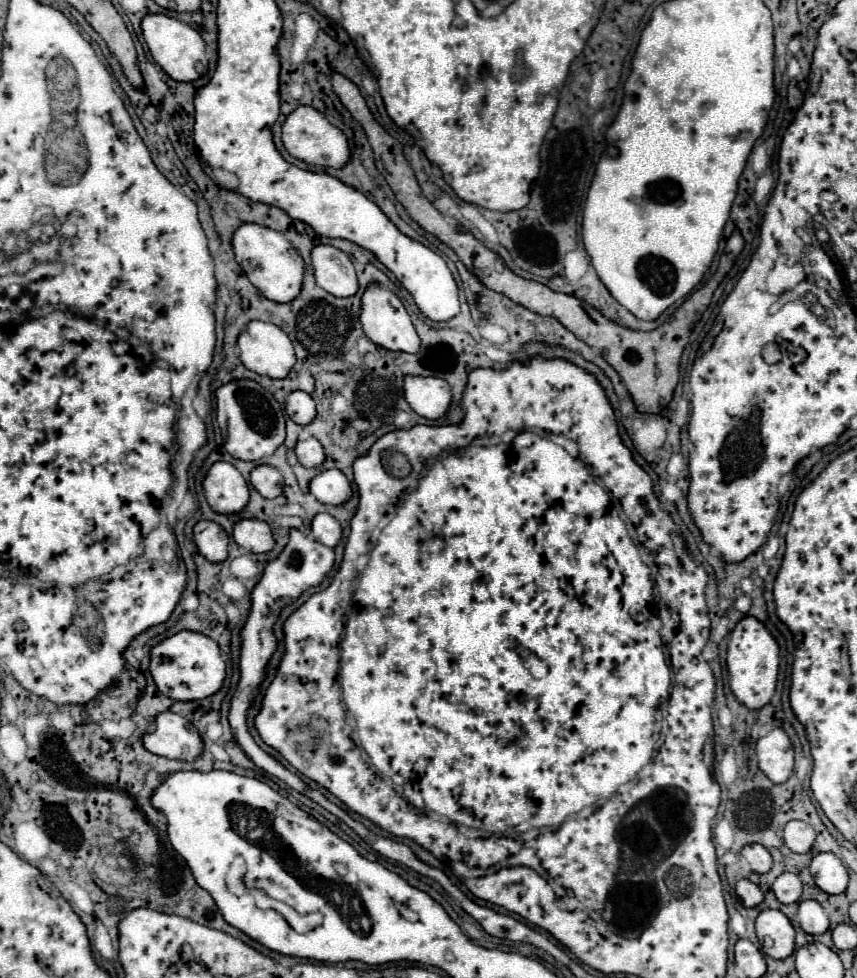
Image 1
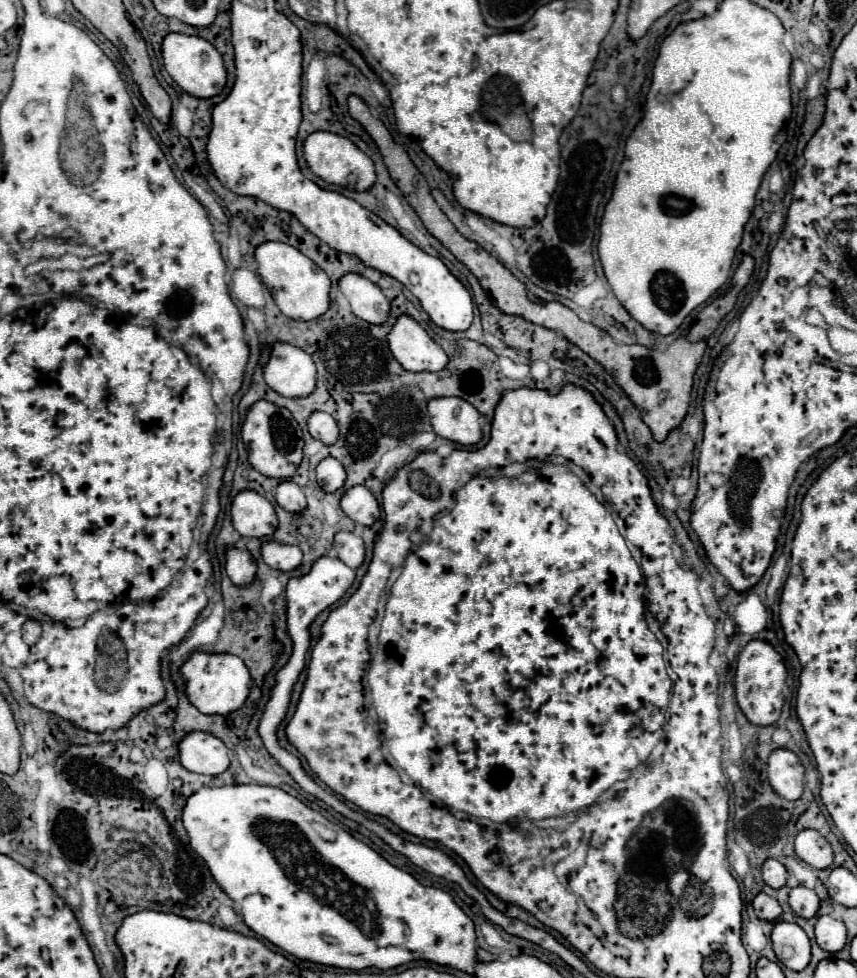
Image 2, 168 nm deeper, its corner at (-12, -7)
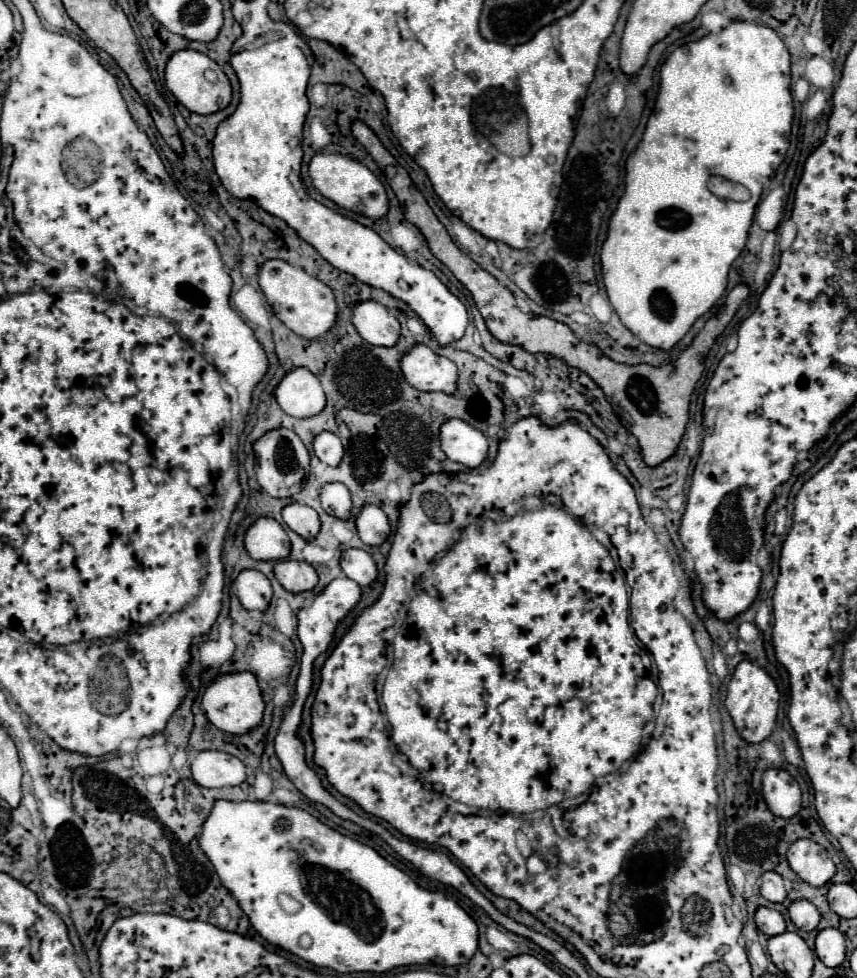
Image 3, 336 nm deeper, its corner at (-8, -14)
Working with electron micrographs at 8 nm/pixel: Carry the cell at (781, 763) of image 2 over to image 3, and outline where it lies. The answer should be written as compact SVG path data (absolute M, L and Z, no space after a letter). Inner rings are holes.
M766 770L762 778L762 794L772 814L792 818L800 810L800 786L786 770Z

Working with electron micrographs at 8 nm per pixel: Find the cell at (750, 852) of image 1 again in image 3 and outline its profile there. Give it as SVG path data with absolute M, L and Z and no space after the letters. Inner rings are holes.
M766 872L762 876L762 884L760 884L760 892L766 900L770 902L784 902L786 898L786 888L784 888L784 878L776 872Z

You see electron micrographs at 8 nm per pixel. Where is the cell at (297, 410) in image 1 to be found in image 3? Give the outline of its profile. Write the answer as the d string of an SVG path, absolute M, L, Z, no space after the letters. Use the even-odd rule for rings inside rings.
M322 432L314 440L314 452L316 452L316 456L324 464L328 464L328 466L340 466L344 448L342 448L342 442L340 442L340 438L336 434Z

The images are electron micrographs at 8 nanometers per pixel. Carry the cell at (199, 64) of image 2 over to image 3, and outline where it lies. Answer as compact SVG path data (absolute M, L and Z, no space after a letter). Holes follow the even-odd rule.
M180 50L168 60L168 64L166 64L166 86L190 112L202 114L202 116L224 110L232 102L232 86L230 86L230 80L226 78L226 74L222 72L222 68L212 58L208 58L206 54L200 54L194 50ZM208 68L212 68L218 74L216 84L212 84L204 78L204 72Z

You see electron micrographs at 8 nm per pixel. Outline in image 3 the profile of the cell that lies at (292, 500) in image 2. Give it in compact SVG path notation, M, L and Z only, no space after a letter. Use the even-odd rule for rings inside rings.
M288 504L282 510L282 518L288 524L288 528L298 536L302 536L304 540L312 540L320 532L320 516L310 506Z

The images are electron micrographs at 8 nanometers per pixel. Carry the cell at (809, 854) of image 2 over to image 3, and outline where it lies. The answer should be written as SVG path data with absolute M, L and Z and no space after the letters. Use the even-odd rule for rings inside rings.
M806 838L794 842L788 848L786 858L798 878L808 882L810 886L824 886L836 872L836 866L828 852L820 844Z

